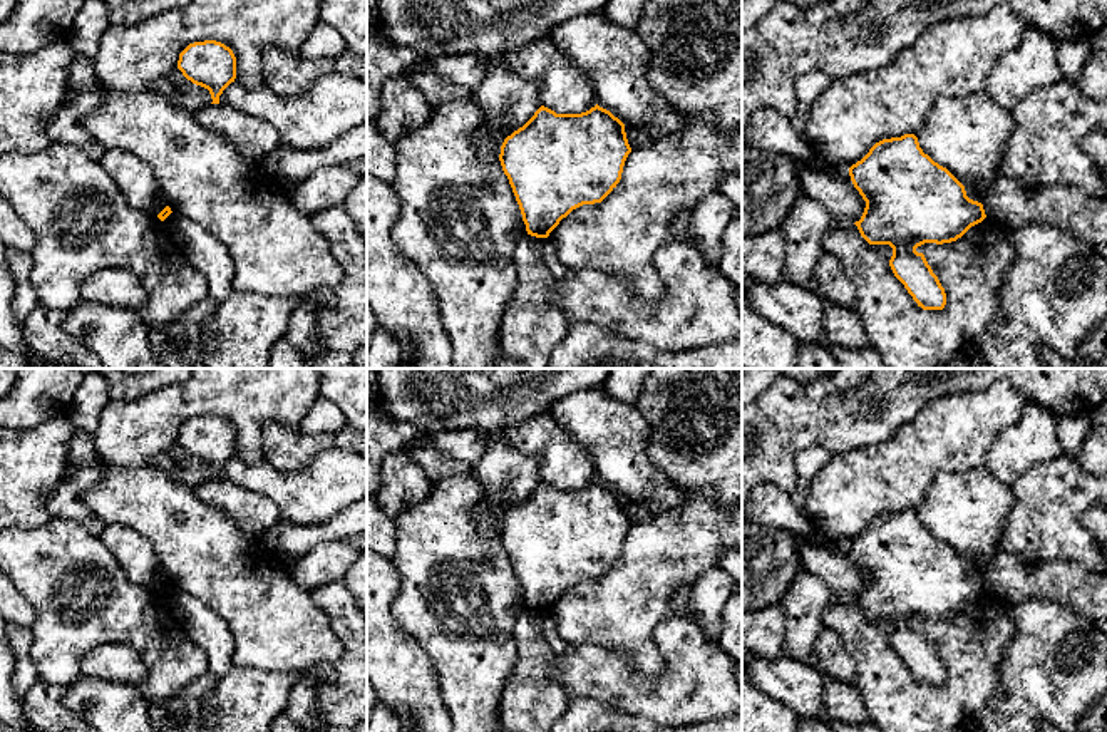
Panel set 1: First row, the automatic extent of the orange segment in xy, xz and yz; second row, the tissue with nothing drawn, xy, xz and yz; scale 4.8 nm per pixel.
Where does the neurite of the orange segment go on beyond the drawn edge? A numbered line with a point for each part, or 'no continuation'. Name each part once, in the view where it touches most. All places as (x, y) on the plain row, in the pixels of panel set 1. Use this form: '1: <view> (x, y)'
no continuation

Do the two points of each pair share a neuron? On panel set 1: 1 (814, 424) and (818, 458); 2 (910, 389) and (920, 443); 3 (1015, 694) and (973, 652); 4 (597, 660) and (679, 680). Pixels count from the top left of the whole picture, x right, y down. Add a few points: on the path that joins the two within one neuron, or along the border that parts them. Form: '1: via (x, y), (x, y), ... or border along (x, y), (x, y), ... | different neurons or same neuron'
1: border along (824, 448), (804, 448), (798, 454), (798, 483) | different neurons
2: border along (950, 394), (931, 399), (886, 439) | different neurons
3: border along (1012, 639), (1002, 654), (997, 685), (978, 711) | different neurons
4: via (617, 680), (627, 690), (647, 699), (659, 697) | same neuron

